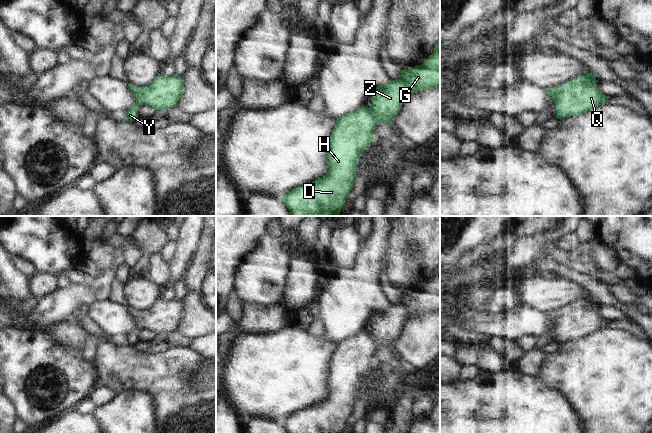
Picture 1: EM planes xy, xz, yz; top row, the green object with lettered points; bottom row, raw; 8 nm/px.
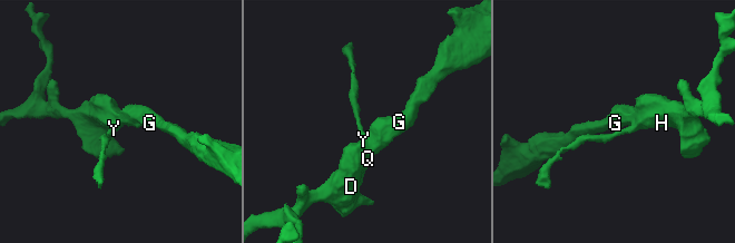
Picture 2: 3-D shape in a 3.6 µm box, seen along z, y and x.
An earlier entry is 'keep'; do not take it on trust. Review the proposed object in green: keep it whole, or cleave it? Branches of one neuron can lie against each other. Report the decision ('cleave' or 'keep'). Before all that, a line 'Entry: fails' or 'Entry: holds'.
Entry: holds
keep

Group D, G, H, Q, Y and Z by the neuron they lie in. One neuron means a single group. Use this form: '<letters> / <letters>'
D G H Q Y Z

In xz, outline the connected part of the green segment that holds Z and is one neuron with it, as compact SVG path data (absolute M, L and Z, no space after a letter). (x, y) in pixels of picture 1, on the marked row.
M440 39L433 54L422 65L402 69L399 80L391 80L386 85L378 86L373 92L371 106L362 106L354 113L336 120L329 140L329 152L325 161L329 166L326 174L315 182L302 185L289 191L280 198L293 216L340 216L346 198L354 185L355 169L364 150L374 141L374 131L379 122L392 124L400 111L405 98L411 92L440 87Z

